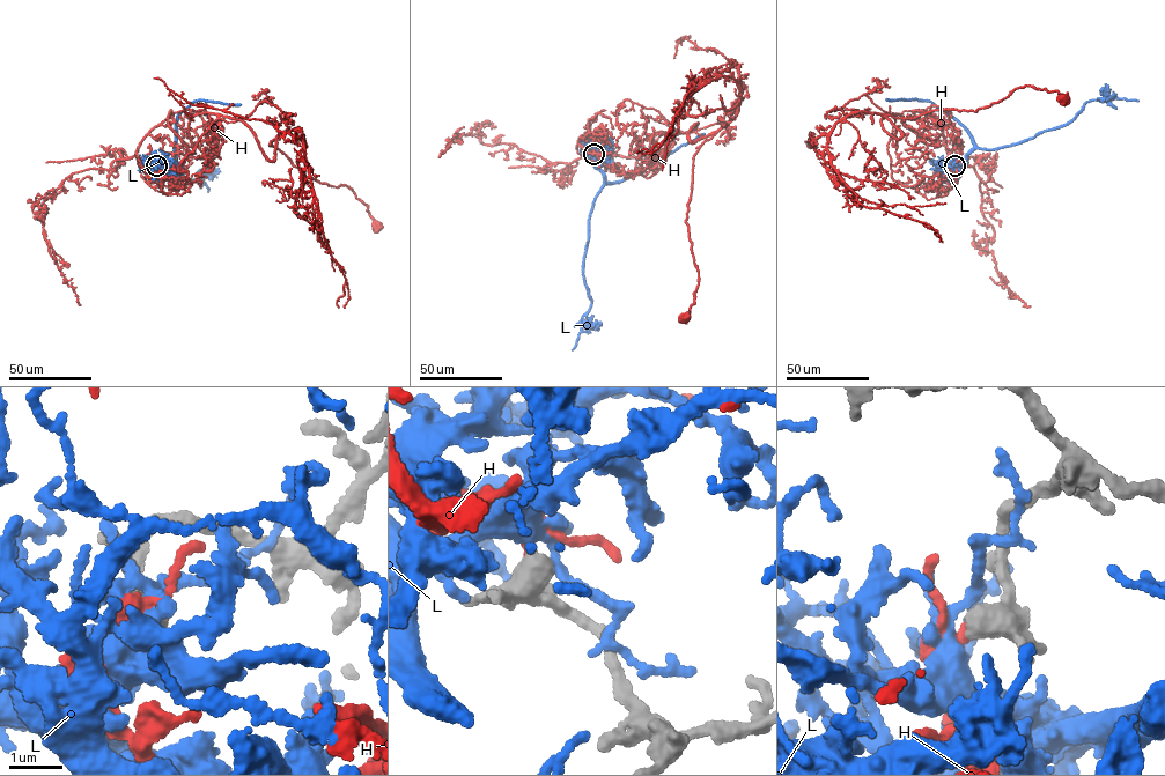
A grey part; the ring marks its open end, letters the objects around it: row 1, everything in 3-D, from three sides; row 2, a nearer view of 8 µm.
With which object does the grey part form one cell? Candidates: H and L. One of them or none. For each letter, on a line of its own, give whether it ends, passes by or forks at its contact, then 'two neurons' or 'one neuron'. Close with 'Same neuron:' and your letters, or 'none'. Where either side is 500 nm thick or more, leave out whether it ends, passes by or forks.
H: it passes by; one neuron
L: it forks there; two neurons
Same neuron: H

